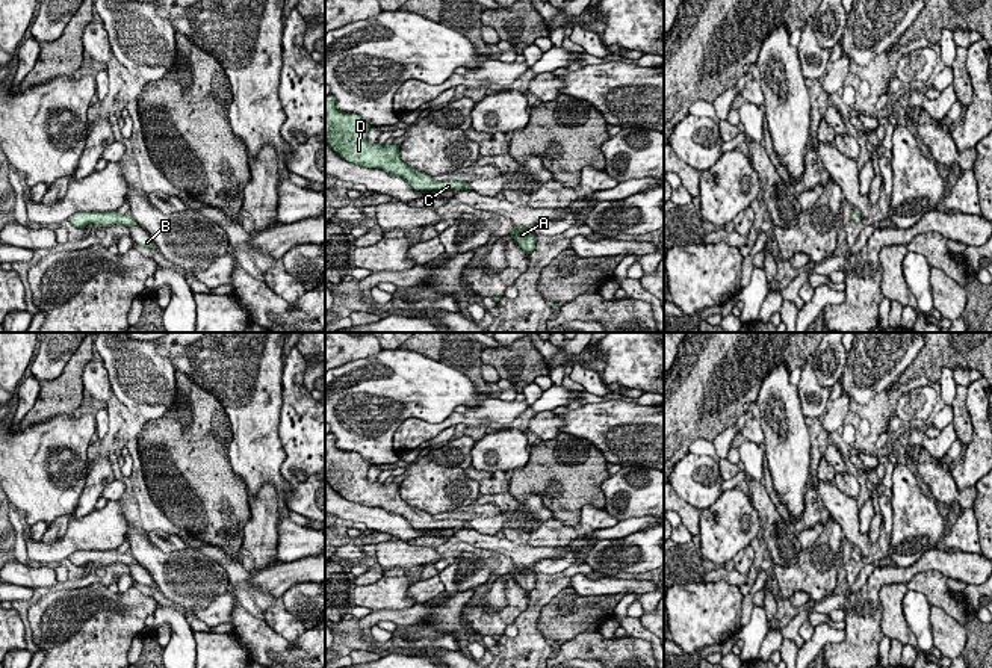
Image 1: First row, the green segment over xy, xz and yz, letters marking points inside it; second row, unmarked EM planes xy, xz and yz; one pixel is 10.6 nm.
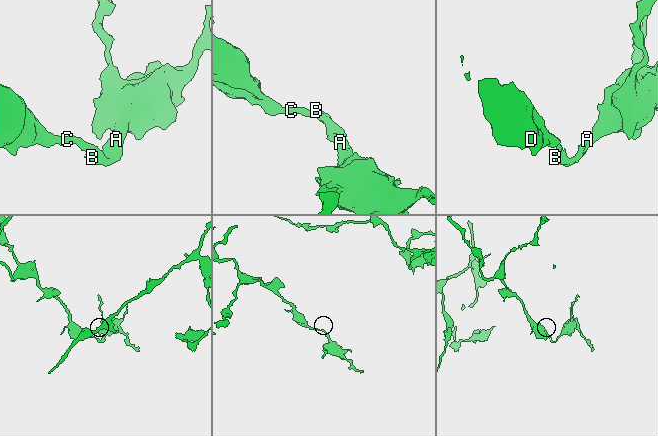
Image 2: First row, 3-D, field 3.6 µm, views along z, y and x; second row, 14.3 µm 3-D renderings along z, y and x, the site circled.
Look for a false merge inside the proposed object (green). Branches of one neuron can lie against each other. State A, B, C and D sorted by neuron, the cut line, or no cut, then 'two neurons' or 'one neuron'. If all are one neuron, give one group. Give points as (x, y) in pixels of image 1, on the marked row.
groups A B C D; cut none; one neuron

